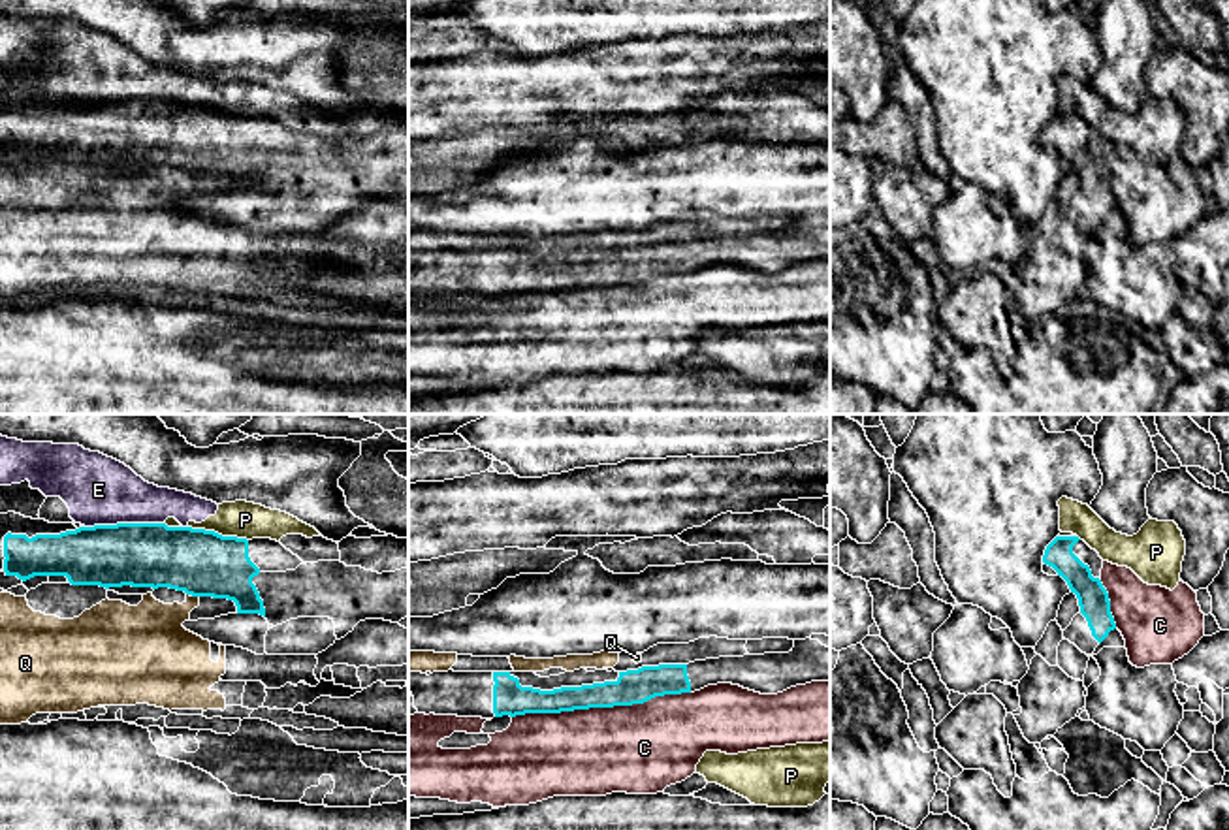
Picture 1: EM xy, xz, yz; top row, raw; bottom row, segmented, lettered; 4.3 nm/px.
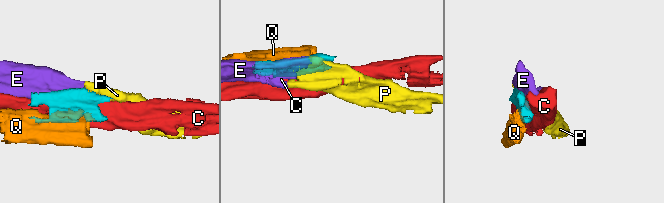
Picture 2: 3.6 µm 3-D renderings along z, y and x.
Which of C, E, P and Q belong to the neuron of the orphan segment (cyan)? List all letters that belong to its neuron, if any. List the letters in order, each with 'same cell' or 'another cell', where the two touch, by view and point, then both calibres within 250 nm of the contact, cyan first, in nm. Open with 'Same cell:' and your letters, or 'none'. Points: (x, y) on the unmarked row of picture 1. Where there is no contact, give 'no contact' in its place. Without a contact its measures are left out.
Same cell: none
C: another cell | xz (601, 285) | 140/380 nm
E: another cell | xy (125, 102) | 280/300 nm
P: another cell | xy (217, 111) | 280/160 nm
Q: another cell | xy (196, 174) | 280/280 nm

